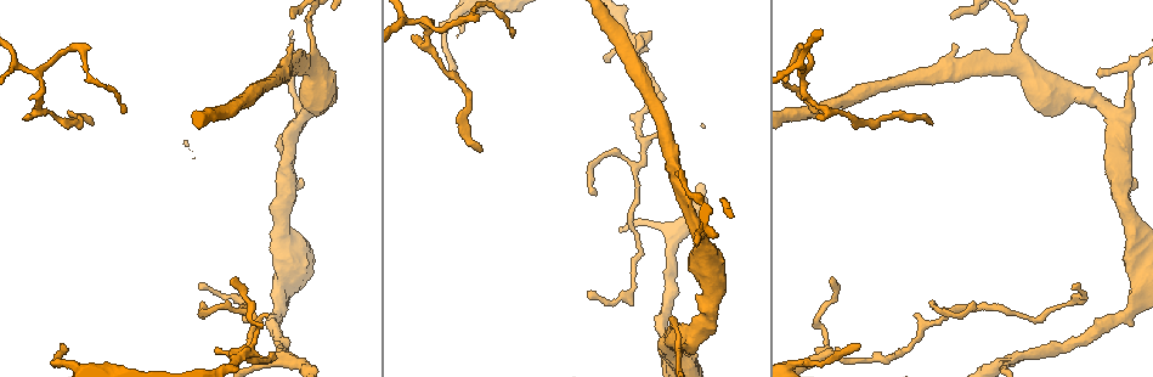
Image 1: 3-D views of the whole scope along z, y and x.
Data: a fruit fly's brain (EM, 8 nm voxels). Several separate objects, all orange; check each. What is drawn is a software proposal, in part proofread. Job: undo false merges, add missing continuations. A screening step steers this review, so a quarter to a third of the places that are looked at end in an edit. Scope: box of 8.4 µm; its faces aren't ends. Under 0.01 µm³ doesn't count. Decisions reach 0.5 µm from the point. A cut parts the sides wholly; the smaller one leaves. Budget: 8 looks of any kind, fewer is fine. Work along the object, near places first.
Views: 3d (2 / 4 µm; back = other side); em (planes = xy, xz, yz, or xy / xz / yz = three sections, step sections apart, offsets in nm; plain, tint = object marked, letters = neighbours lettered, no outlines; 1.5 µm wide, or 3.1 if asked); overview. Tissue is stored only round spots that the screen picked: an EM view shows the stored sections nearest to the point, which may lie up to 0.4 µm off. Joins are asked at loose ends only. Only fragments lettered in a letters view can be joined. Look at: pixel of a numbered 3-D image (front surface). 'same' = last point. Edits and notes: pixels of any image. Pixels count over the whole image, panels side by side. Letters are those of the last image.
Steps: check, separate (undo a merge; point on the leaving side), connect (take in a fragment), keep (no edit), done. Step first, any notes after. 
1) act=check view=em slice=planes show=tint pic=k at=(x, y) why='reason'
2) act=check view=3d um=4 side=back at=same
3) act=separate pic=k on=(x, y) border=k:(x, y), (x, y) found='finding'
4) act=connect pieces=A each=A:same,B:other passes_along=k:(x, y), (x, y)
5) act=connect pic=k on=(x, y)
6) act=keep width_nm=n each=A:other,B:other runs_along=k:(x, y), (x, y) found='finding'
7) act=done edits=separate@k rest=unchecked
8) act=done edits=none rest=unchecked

act=check view=3d um=4 pic=1 at=(932, 125) why='thin end'

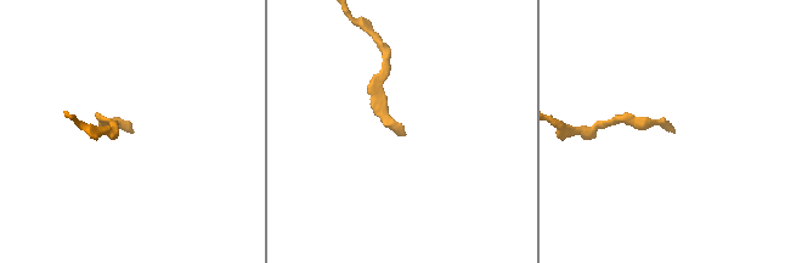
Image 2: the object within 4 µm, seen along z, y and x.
act=check view=em slice=yz step=4 show=letters pic=2 at=(133, 131) why='now the EM'

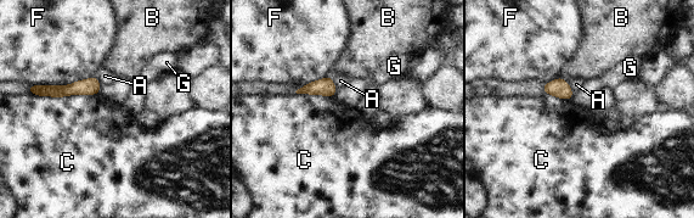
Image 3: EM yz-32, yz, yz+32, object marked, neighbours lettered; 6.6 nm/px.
act=check view=em slice=planes show=letters at=same

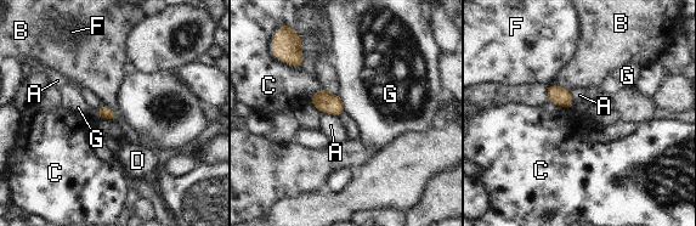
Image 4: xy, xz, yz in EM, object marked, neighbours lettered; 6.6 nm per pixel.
act=keep width_nm=80 each=A:other,B:other,C:other,D:other,F:other,G:other border=4:(105, 103), (114, 112), (117, 118) found='none of them fits'

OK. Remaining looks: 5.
act=check view=3d um=4 pic=1 at=(859, 344) why='thin end'

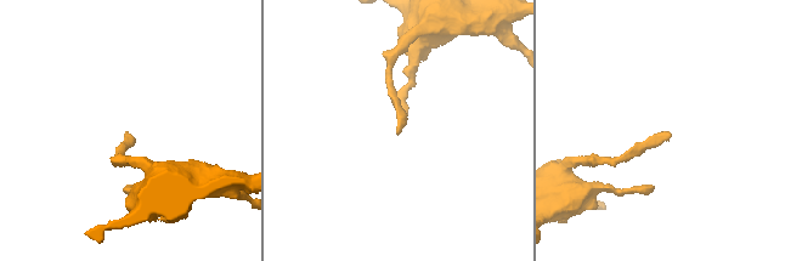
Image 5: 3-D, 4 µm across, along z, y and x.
act=check view=em slice=xz step=4 show=tint pic=5 at=(126, 133) why='now the EM'

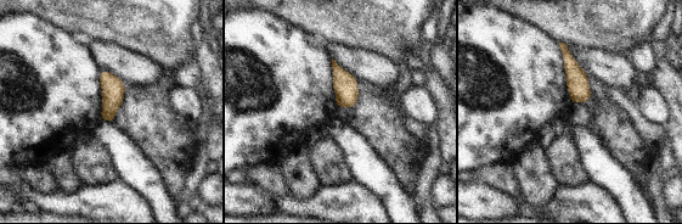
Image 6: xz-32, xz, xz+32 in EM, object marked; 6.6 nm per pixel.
act=check view=em slice=planes show=letters at=same

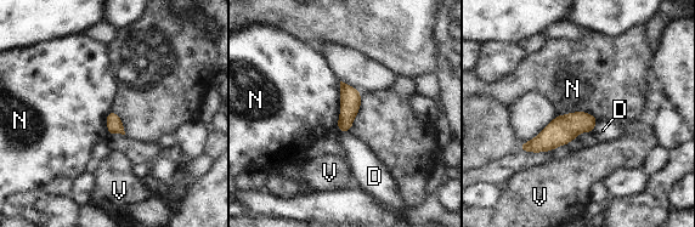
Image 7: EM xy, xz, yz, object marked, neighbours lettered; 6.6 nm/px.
act=keep each=D:other,N:other,V:other runs_along=7:(593, 120), (523, 147) found='none of them fits'

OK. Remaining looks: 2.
act=done edits=none rest=unchecked

